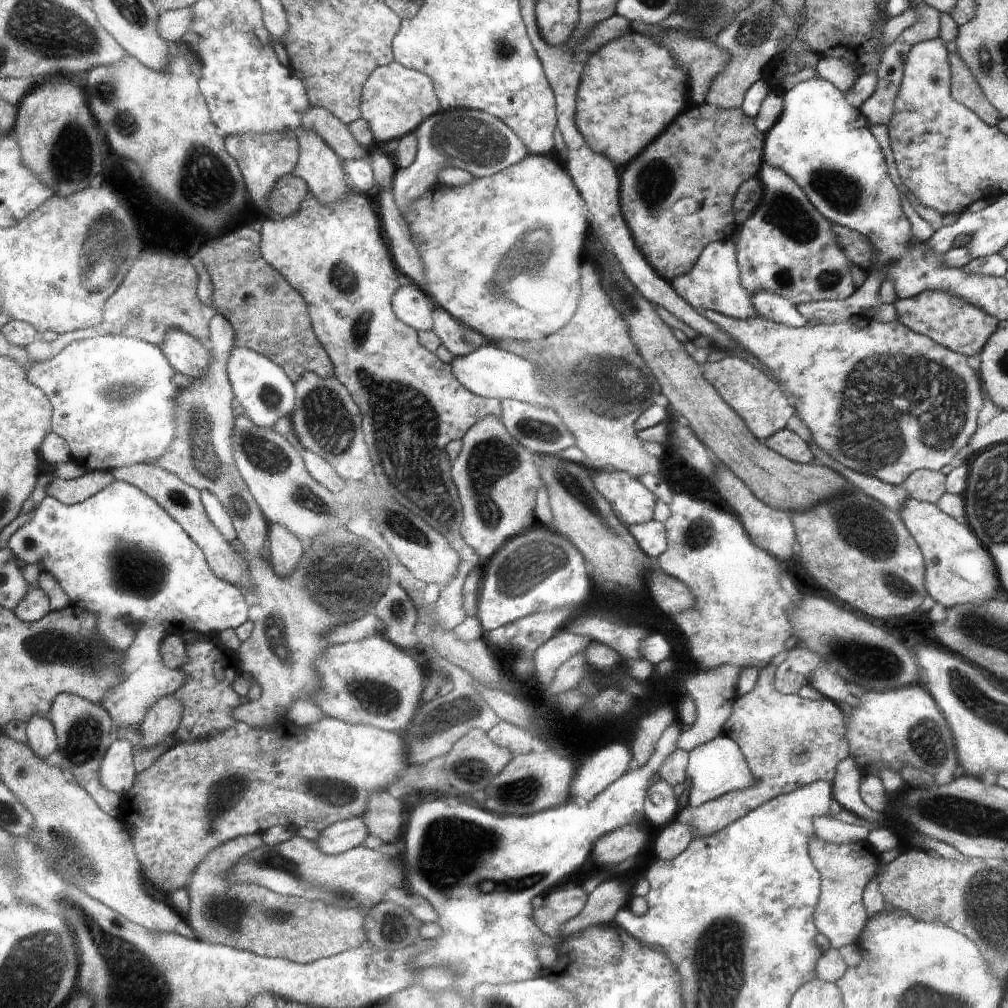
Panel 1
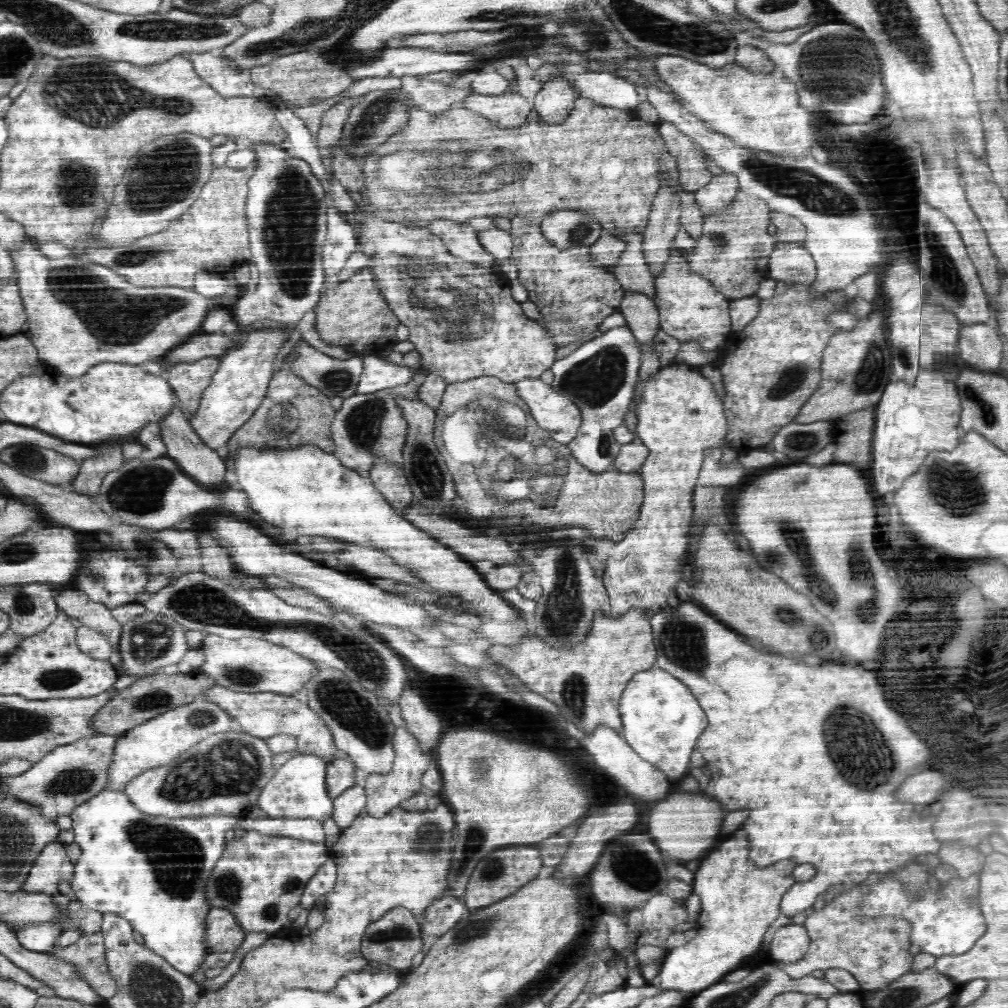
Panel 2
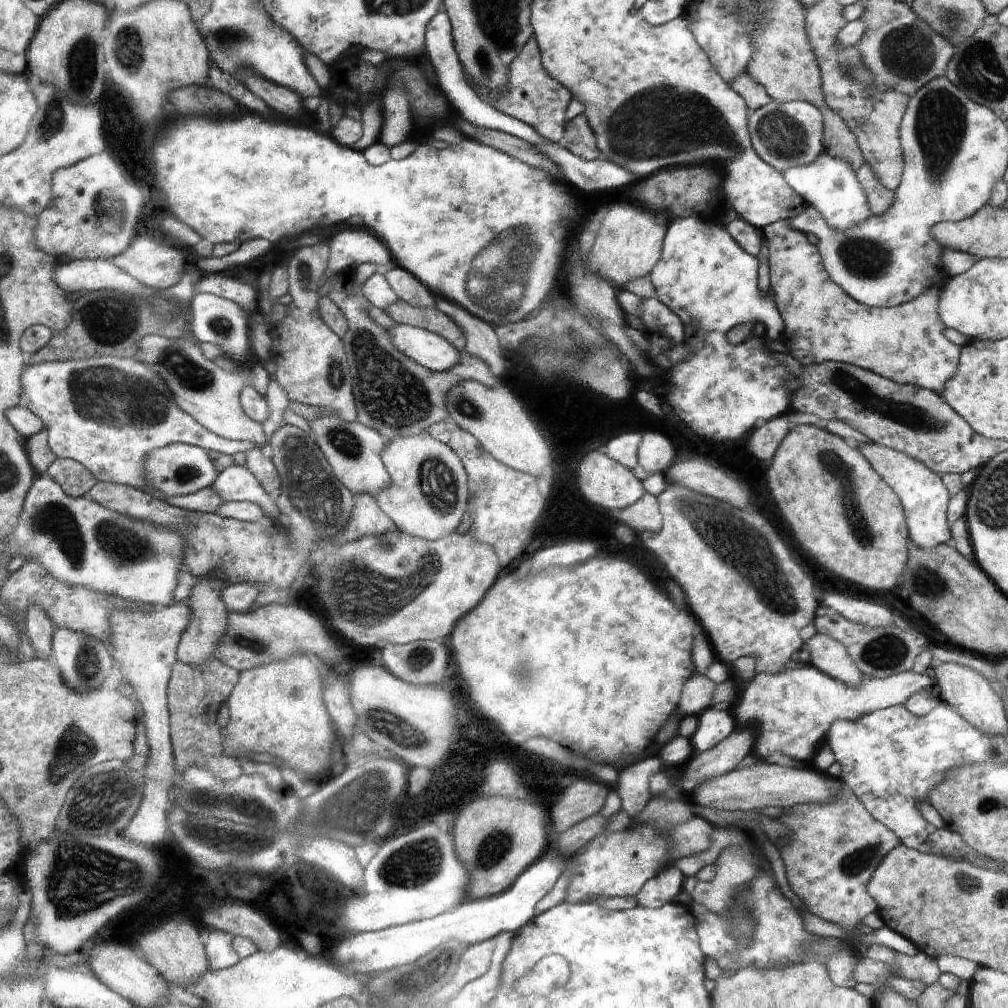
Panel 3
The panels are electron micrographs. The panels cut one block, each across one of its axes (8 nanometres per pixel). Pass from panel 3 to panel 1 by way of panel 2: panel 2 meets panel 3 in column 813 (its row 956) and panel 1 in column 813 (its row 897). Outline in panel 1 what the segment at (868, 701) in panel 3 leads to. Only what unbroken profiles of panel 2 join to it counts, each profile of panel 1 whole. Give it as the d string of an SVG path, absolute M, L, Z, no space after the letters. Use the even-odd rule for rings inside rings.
M768 665L760 669L756 679L754 690L748 694L739 696L733 704L730 718L722 726L721 734L728 736L738 744L746 758L751 775L754 776L754 784L744 790L732 790L722 796L705 802L698 808L692 808L689 804L677 812L676 820L682 824L690 824L696 832L695 838L703 838L738 821L739 818L751 813L752 810L762 806L764 802L771 801L780 795L795 792L797 789L815 784L820 780L832 782L836 774L836 766L844 760L848 754L848 740L844 740L844 715L834 701L803 699L799 695L782 694L775 688L776 666Z

